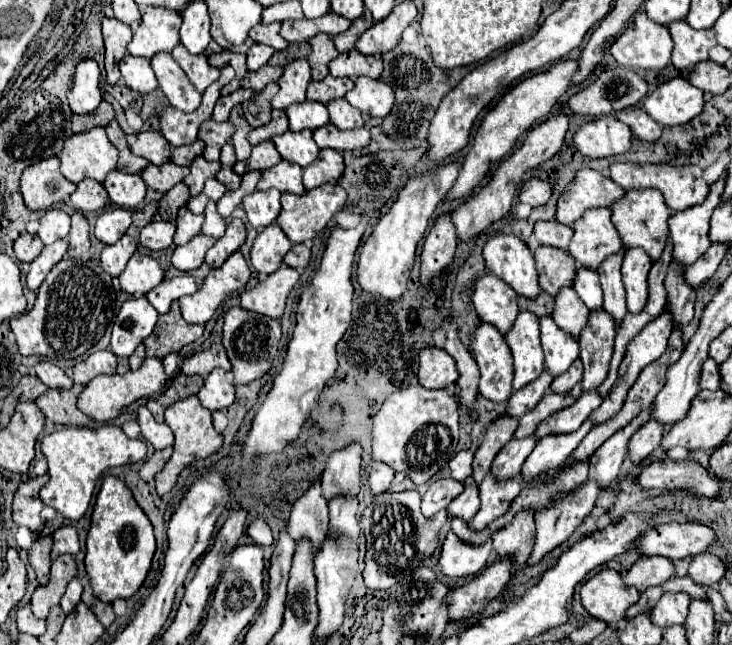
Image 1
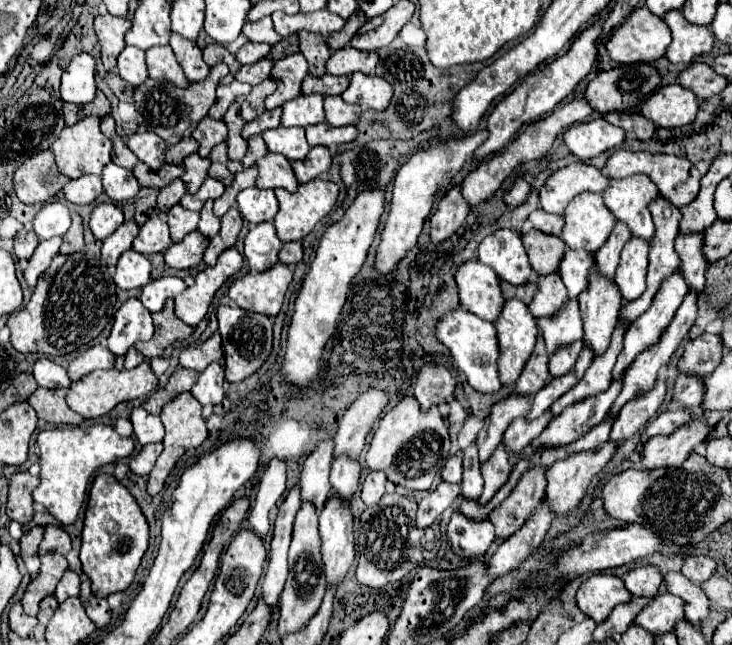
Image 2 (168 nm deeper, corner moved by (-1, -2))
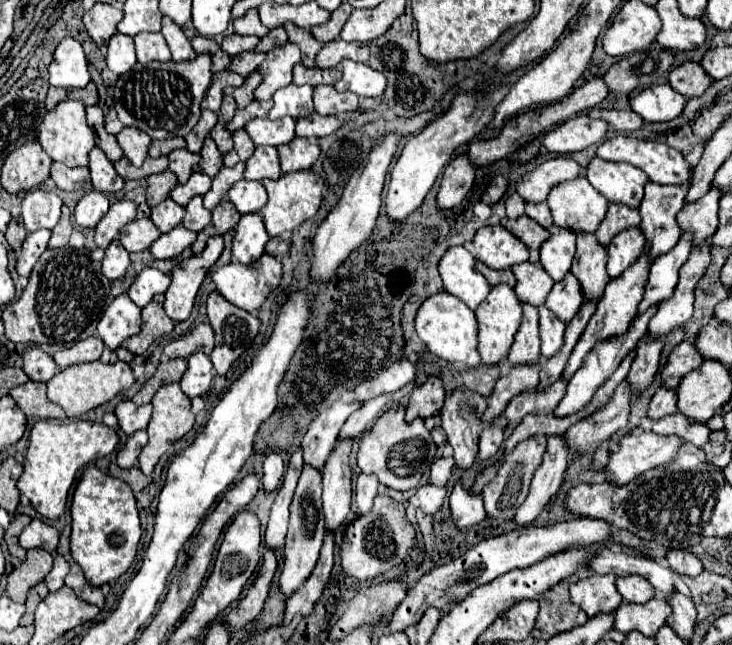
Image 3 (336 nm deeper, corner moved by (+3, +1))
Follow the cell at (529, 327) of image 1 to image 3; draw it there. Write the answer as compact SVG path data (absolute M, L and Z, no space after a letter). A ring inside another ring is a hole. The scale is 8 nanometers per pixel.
M499 283L497 287L491 289L489 297L481 303L481 307L475 311L475 315L479 321L479 355L483 359L483 365L487 365L487 367L497 365L501 359L505 359L509 355L509 347L513 345L517 327L521 327L521 315L523 315L521 303L509 285Z

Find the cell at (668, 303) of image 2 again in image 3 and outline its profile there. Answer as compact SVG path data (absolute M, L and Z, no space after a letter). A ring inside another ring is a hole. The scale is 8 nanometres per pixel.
M681 235L673 251L655 259L645 285L645 297L641 301L637 315L643 315L649 307L659 305L665 299L669 299L669 295L673 295L677 279L679 279L679 269L683 267L683 263L687 261L691 253L691 241L693 241L691 235Z

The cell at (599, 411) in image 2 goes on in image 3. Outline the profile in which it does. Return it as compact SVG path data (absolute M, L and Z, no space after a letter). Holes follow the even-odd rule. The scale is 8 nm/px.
M651 307L651 309L645 311L641 317L633 319L633 323L629 325L629 331L627 331L625 335L613 337L613 339L603 341L603 343L597 343L597 347L593 347L593 351L585 357L583 367L573 375L571 383L567 385L567 393L565 393L565 397L561 399L559 407L555 409L557 417L569 417L569 415L573 415L573 413L579 413L581 409L585 409L585 407L591 403L593 395L597 393L597 387L601 387L601 383L605 383L605 379L609 379L609 375L613 375L613 371L621 365L621 361L625 359L625 355L627 355L629 351L633 351L633 349L637 347L639 339L647 333L647 323L649 323L649 319L655 315L655 311L657 311L657 307Z

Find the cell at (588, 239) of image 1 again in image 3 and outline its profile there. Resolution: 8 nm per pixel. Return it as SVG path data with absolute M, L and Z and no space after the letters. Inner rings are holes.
M585 177L553 187L547 203L555 225L575 233L595 233L609 207L609 201Z

